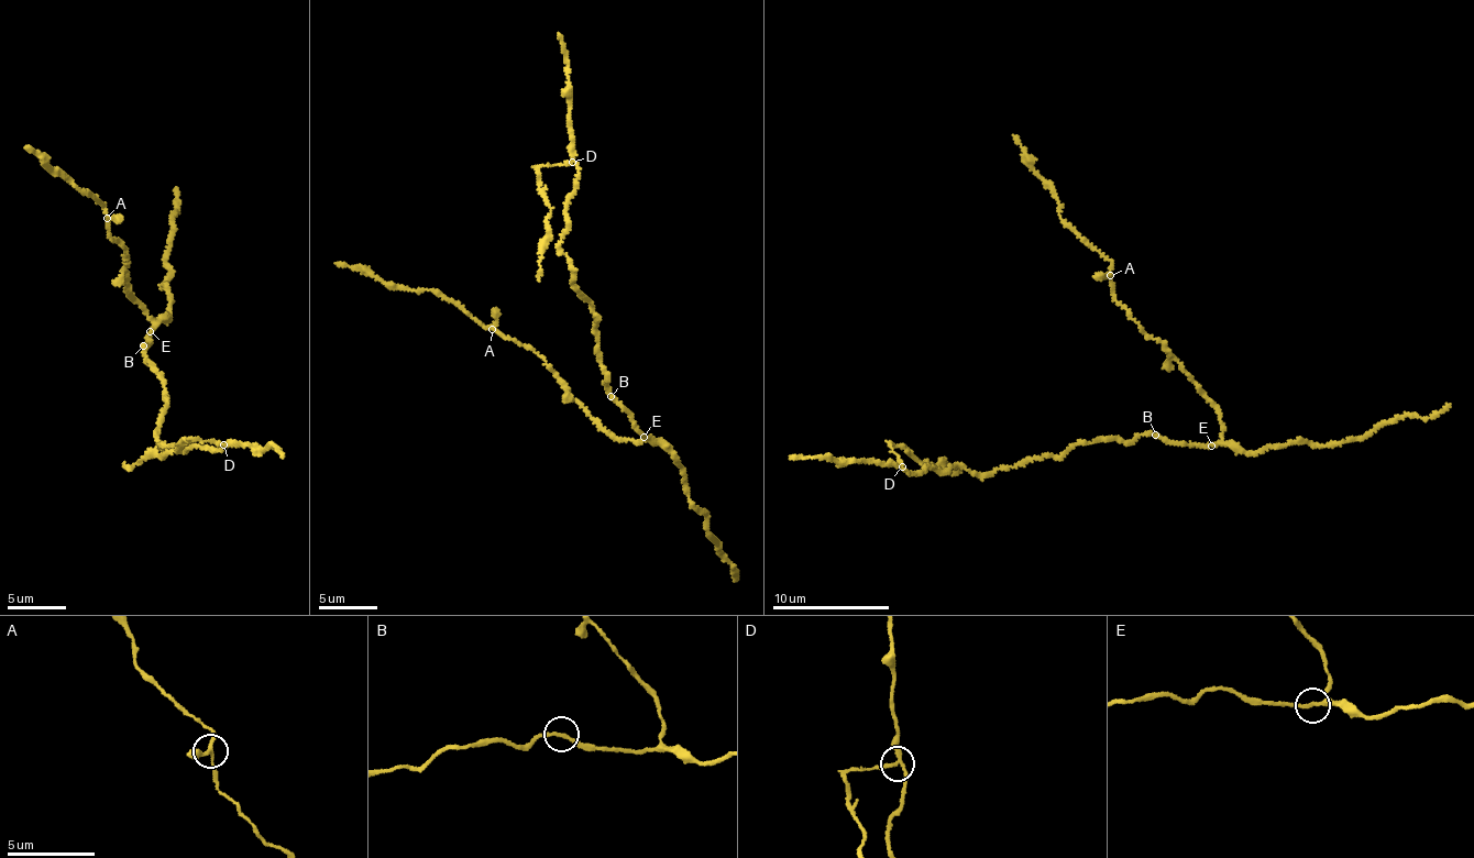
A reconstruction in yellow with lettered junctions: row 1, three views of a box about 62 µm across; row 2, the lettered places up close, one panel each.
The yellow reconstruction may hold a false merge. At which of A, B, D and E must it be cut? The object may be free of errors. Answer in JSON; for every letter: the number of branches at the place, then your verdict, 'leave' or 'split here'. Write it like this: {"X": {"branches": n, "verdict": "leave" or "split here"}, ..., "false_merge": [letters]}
{"A": {"branches": 3, "verdict": "leave"}, "B": {"branches": 2, "verdict": "leave"}, "D": {"branches": 3, "verdict": "split here"}, "E": {"branches": 3, "verdict": "leave"}, "false_merge": ["D"]}

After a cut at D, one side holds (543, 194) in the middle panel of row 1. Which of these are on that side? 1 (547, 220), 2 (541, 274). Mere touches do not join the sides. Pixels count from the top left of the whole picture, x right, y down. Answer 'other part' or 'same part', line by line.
1: same part
2: same part

